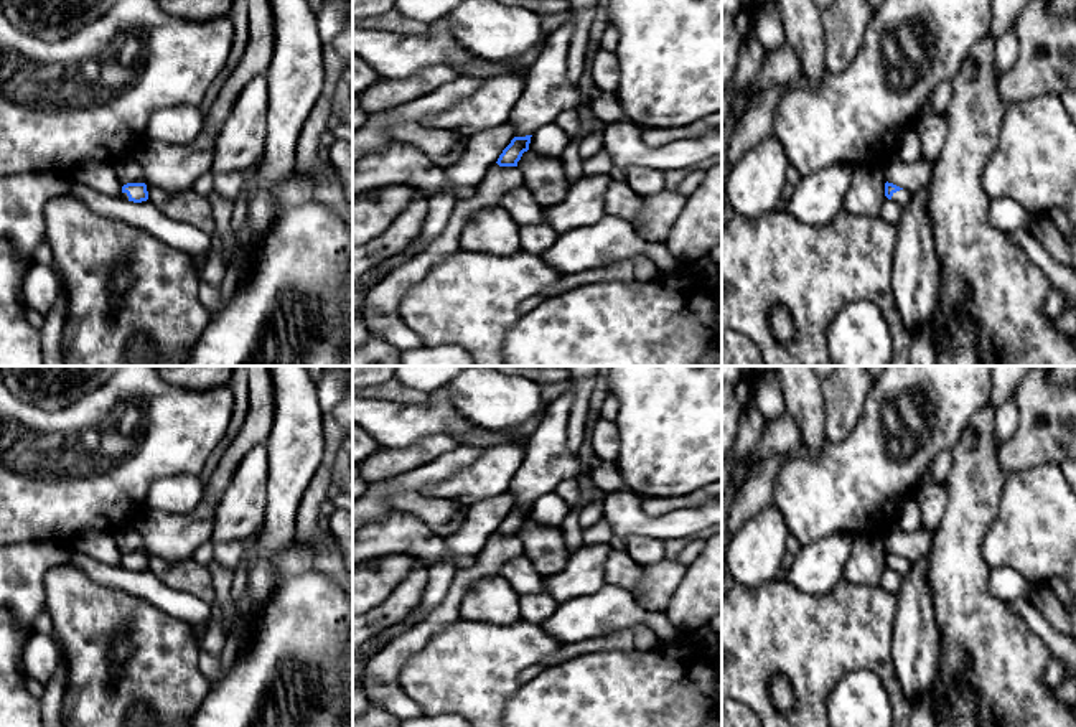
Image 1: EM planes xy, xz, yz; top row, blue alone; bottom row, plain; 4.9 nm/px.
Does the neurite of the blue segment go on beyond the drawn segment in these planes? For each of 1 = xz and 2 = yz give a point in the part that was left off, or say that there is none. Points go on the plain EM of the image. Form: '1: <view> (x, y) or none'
1: none
2: yz (902, 566)

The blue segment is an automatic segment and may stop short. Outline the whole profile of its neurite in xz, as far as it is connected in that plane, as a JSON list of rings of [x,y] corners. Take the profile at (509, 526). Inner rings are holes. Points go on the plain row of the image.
[[[532,504],[514,506],[498,528],[499,536],[517,536],[522,523],[529,519]]]

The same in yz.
[[[885,552],[885,565],[888,569],[893,569],[896,574],[900,574],[901,577],[908,575],[913,564],[893,552]]]

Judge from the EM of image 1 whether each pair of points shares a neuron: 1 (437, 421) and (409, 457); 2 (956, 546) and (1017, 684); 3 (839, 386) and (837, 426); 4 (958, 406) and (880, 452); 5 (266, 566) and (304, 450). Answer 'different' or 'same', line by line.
1: different
2: same
3: same
4: same
5: same

